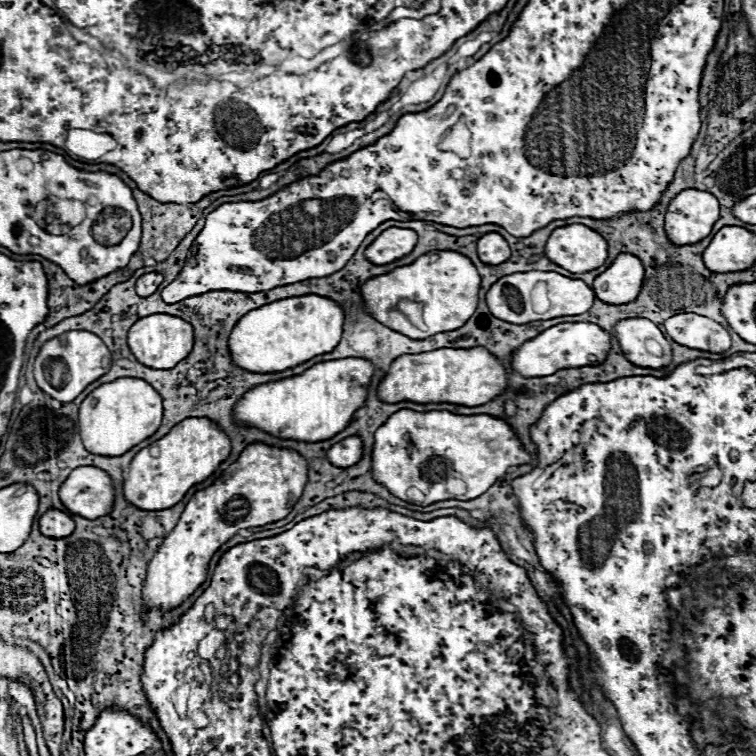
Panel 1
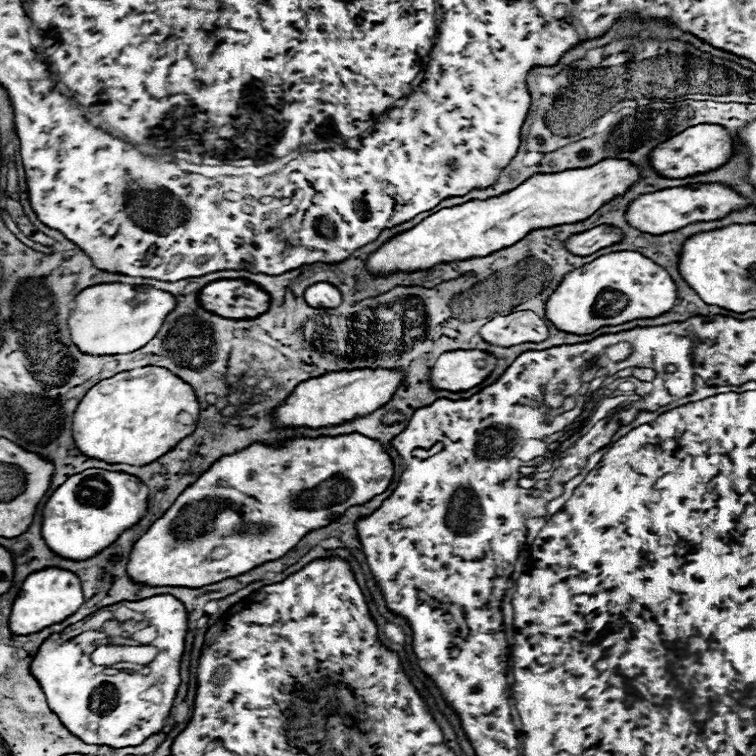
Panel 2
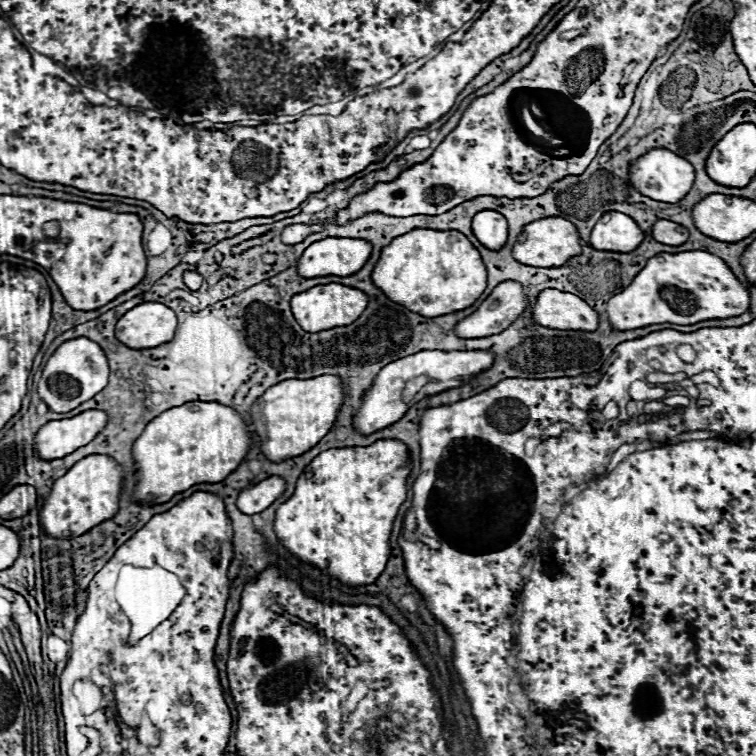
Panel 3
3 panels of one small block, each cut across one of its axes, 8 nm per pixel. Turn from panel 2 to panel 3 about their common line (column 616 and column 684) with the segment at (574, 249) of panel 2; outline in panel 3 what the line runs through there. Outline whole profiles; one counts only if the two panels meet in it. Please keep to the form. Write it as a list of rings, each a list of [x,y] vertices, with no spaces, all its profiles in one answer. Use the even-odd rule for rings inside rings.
[[[658,220],[652,226],[650,234],[656,242],[668,244],[668,246],[680,246],[688,240],[688,230],[676,222],[670,222],[670,220]]]

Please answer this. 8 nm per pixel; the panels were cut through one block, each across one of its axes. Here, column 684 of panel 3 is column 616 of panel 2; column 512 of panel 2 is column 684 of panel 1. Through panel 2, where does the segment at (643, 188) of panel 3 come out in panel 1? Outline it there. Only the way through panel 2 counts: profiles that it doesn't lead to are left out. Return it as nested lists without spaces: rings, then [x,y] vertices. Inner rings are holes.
[[[686,188],[668,204],[666,234],[678,246],[694,244],[710,234],[718,218],[718,200],[710,192]]]

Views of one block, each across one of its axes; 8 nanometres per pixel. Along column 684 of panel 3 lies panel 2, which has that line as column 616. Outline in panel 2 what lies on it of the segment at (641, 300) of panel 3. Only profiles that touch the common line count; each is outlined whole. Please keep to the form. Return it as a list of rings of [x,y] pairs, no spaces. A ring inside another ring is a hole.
[[[610,252],[568,272],[546,300],[546,320],[568,334],[592,334],[602,326],[616,326],[636,318],[656,318],[676,306],[676,284],[664,268],[640,252]]]

